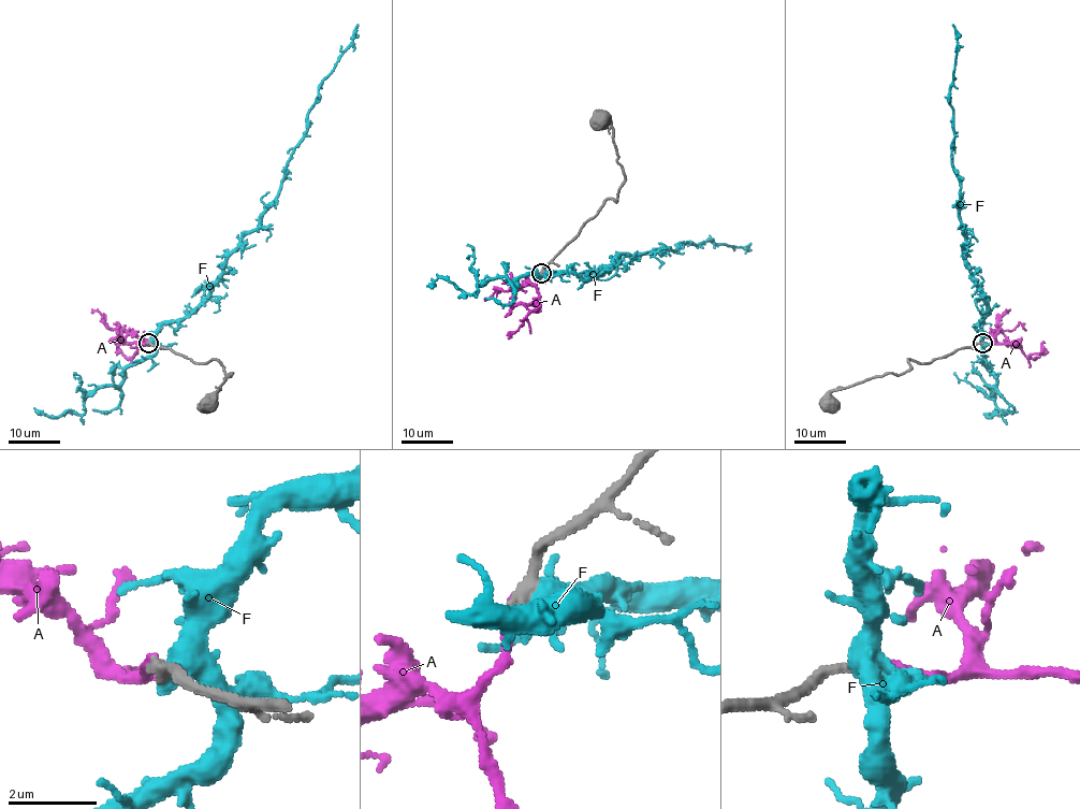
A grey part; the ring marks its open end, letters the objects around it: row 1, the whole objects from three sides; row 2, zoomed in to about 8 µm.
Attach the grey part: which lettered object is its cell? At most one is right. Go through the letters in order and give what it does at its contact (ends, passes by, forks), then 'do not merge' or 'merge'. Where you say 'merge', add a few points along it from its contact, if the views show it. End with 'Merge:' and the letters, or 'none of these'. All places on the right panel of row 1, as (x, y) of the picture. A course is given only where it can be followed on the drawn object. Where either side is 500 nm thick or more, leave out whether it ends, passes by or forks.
A: it ends | do not merge
F: it forks | do not merge
Merge: none of these

